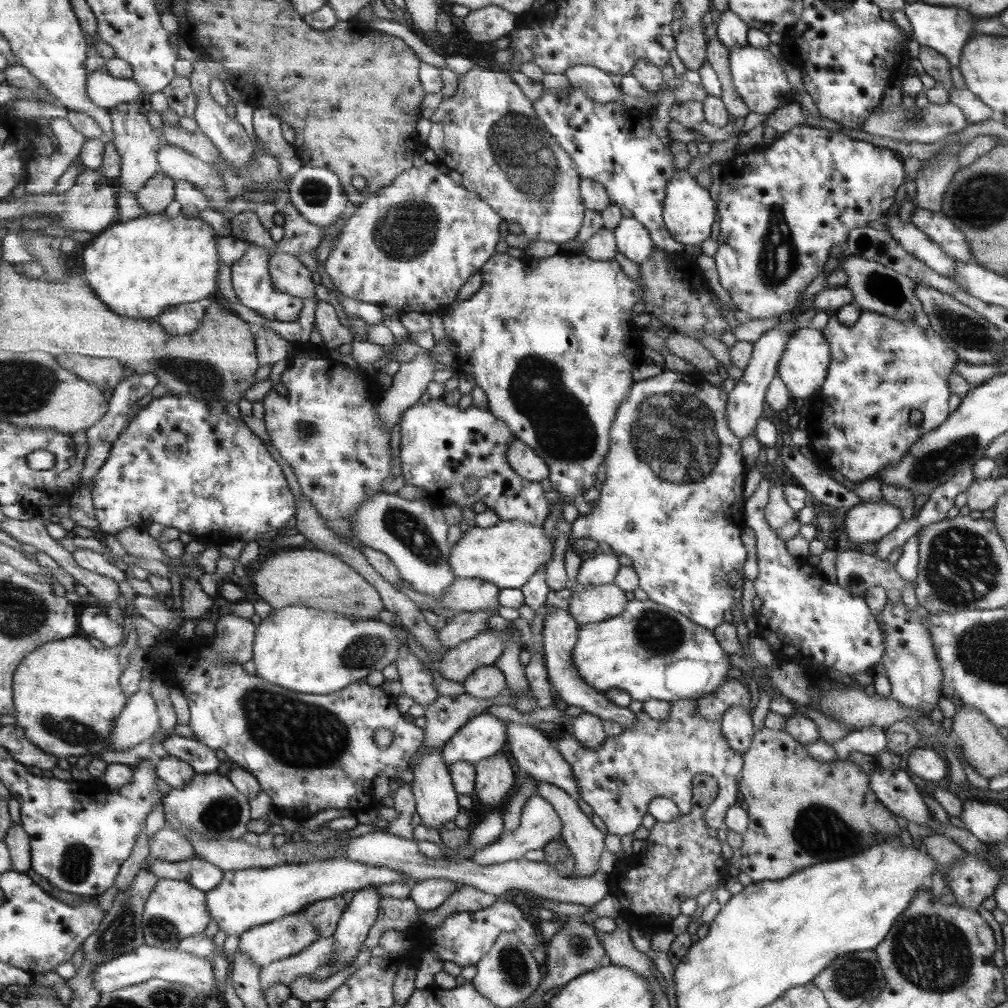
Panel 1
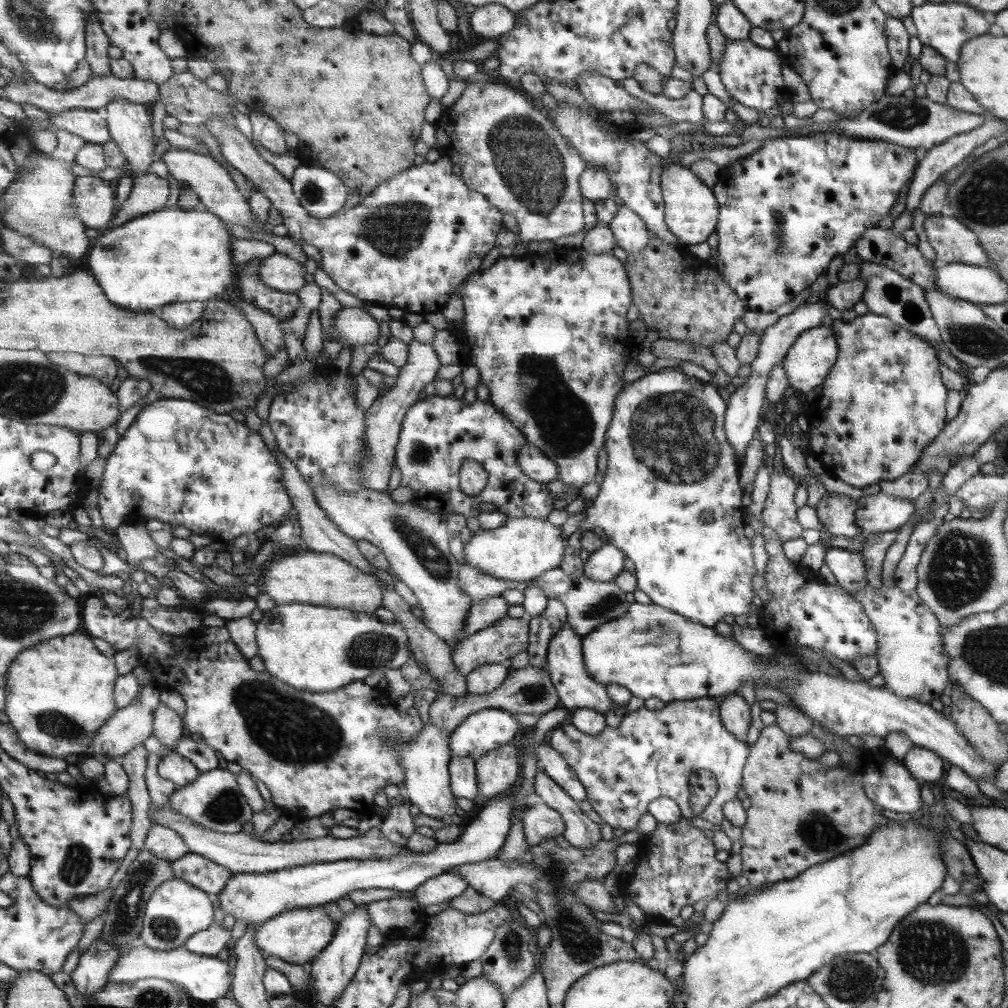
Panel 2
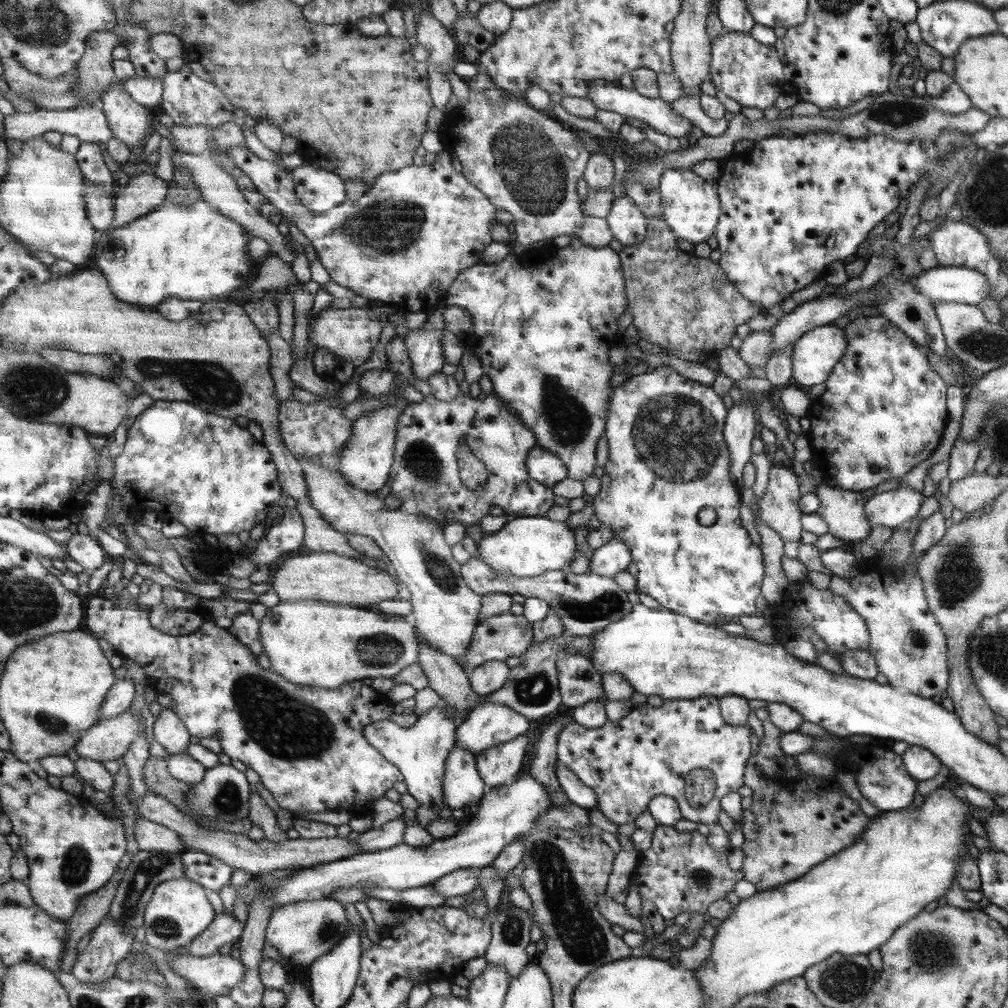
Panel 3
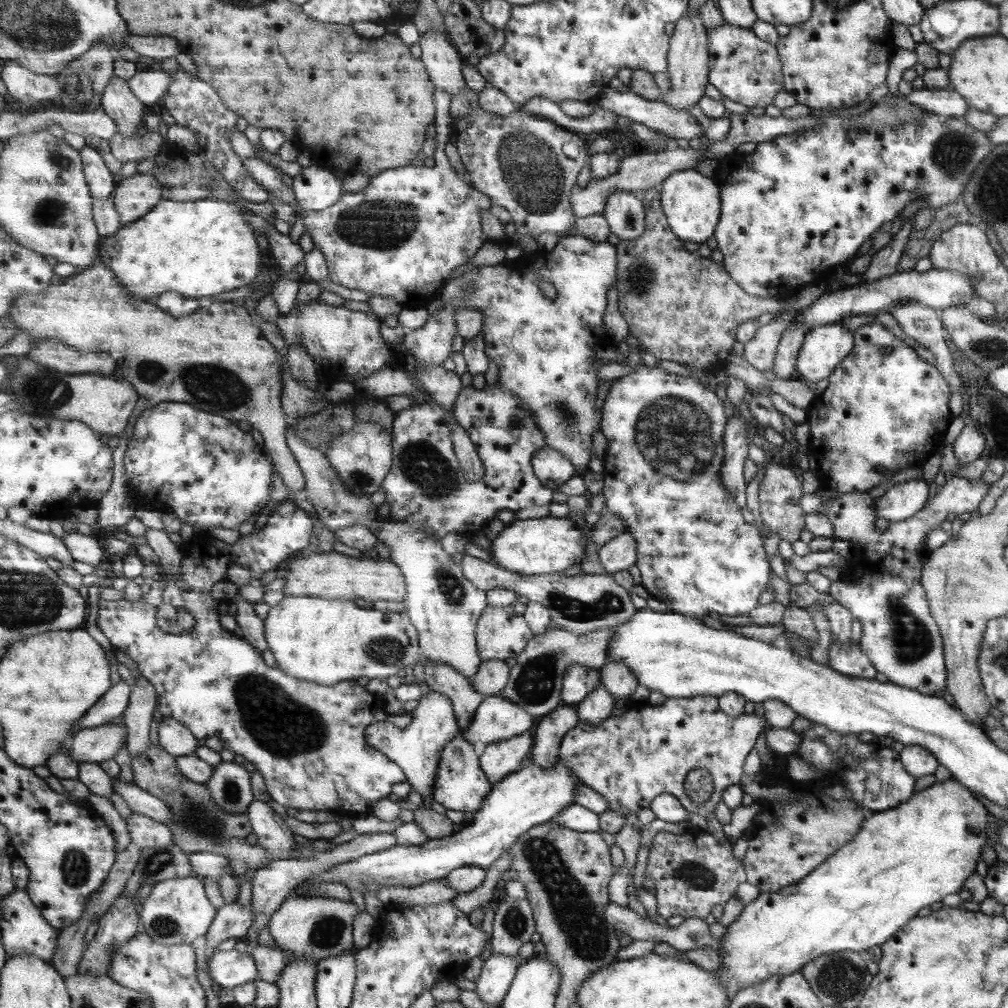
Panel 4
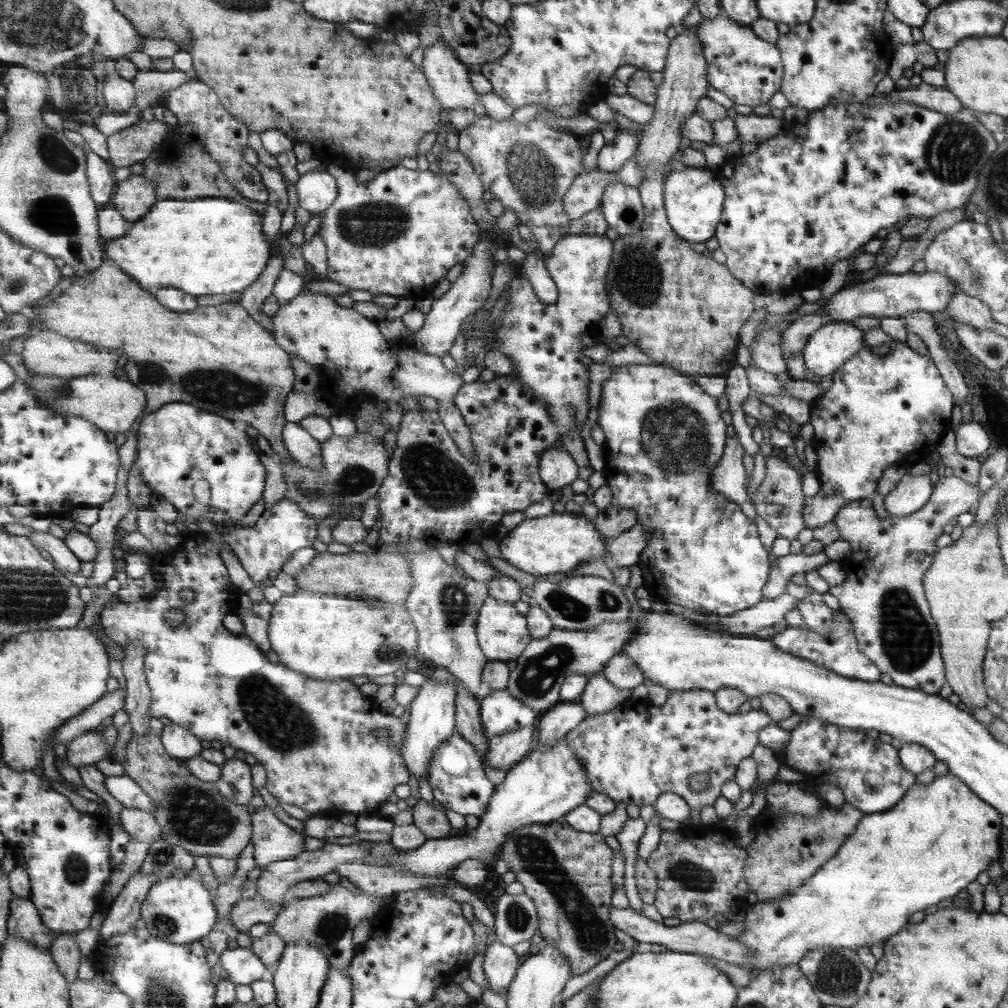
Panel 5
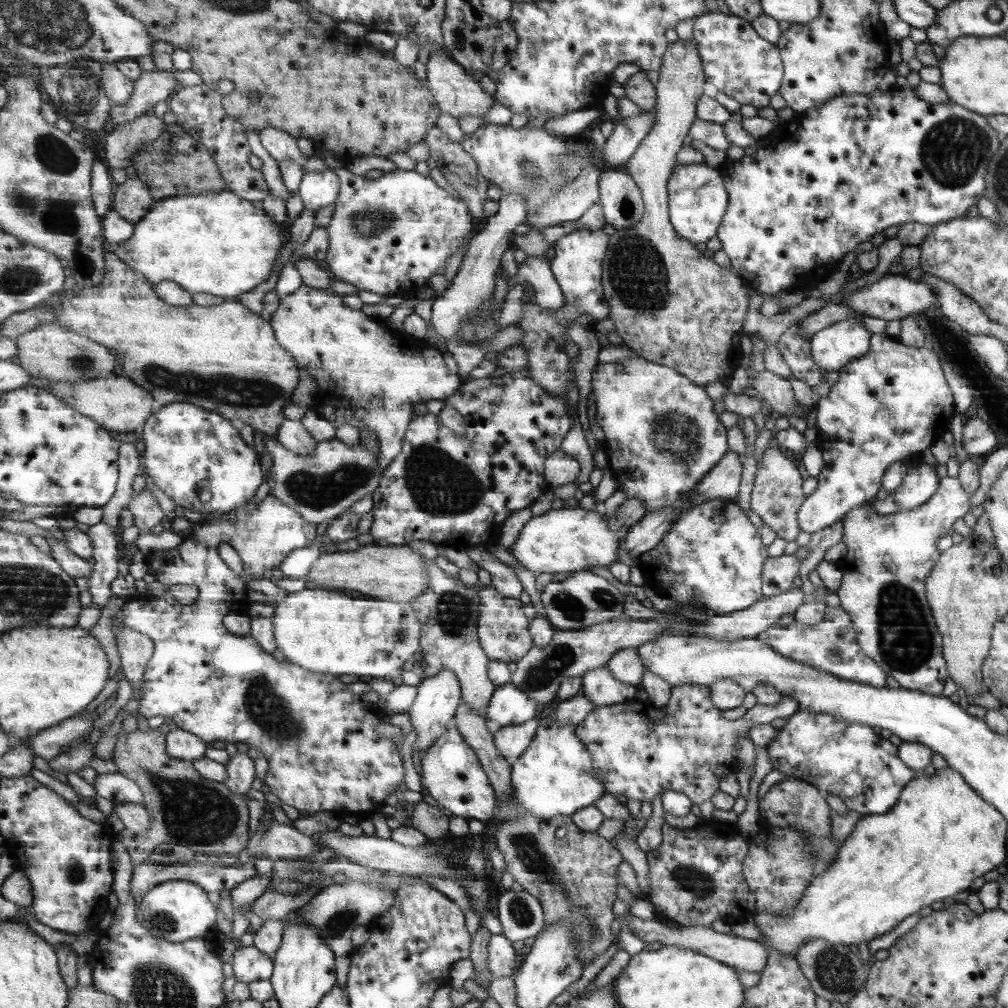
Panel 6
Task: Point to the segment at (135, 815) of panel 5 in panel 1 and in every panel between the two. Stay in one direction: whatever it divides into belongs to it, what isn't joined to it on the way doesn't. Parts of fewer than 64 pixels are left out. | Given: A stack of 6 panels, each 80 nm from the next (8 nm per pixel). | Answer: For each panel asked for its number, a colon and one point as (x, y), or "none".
1: (167, 844)
2: (163, 842)
3: (150, 836)
4: (144, 831)

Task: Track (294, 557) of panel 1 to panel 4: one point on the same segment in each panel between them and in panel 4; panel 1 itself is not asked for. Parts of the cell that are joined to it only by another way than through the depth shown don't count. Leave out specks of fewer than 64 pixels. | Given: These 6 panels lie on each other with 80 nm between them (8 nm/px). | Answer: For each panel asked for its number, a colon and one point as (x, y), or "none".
2: (310, 577)
3: (326, 576)
4: (332, 575)

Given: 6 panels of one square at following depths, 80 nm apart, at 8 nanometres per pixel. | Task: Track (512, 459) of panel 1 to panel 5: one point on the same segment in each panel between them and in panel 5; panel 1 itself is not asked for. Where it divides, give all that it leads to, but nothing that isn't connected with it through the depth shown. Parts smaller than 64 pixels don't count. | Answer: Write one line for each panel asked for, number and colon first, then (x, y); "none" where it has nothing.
2: (535, 465)
3: (544, 467)
4: (551, 467)
5: (557, 468)

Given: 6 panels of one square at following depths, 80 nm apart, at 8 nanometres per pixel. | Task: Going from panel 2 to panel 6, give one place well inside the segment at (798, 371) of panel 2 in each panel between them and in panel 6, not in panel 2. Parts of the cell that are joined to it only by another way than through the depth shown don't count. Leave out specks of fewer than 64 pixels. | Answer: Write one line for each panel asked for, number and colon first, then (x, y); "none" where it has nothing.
3: (814, 354)
4: (823, 348)
5: (827, 348)
6: (842, 342)

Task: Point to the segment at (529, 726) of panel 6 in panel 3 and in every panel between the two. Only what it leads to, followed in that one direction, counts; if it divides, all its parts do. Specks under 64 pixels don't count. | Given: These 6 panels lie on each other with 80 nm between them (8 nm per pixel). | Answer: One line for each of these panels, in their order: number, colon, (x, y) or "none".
3: (499, 765)
4: (500, 759)
5: (505, 750)

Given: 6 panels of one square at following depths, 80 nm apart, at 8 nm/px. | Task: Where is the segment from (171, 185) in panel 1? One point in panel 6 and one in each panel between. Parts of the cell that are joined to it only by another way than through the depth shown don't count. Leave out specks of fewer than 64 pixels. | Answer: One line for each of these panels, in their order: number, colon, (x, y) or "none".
2: (150, 193)
3: (145, 193)
4: (137, 195)
5: (135, 196)
6: (133, 199)

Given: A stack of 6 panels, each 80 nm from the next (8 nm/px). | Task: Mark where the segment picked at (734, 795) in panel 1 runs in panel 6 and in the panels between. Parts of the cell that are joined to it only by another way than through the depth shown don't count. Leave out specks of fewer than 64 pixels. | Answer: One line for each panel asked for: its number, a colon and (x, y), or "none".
2: (651, 754)
3: (649, 752)
4: (629, 759)
5: (631, 755)
6: (685, 746)

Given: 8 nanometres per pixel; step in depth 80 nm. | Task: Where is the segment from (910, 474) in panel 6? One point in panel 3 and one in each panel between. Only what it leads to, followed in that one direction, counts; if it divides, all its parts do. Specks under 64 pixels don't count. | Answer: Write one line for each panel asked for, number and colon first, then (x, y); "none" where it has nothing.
3: (889, 509)
4: (902, 501)
5: (910, 494)

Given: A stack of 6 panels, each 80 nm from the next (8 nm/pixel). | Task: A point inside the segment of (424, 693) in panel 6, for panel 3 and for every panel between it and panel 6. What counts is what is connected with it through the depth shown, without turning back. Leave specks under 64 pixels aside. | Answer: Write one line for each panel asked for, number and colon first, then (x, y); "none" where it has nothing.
3: (420, 752)
4: (416, 749)
5: (431, 722)

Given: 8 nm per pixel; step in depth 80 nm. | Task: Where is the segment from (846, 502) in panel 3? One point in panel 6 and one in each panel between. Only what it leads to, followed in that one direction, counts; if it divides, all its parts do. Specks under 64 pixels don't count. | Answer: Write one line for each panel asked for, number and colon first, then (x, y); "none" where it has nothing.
4: (881, 585)
5: (882, 596)
6: (888, 558)

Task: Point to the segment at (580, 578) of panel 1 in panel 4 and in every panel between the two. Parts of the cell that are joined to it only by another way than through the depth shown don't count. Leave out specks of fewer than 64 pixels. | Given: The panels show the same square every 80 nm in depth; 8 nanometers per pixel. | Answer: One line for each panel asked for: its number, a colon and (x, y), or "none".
2: (604, 564)
3: (613, 557)
4: (618, 554)

